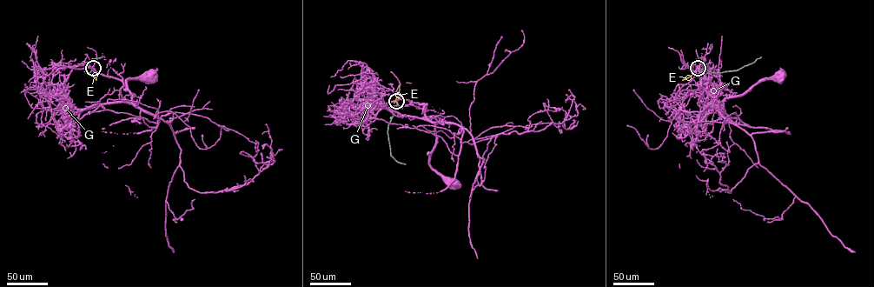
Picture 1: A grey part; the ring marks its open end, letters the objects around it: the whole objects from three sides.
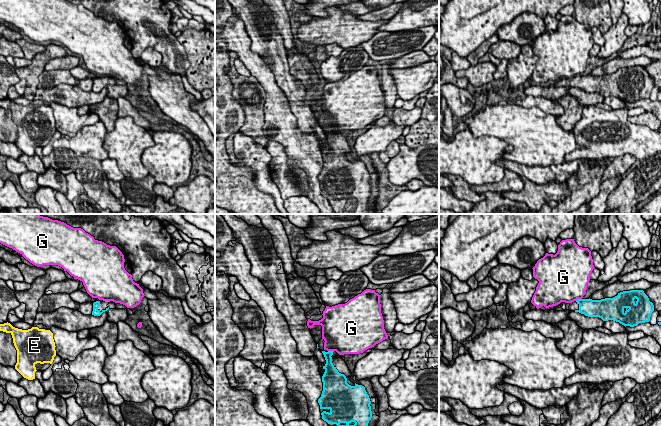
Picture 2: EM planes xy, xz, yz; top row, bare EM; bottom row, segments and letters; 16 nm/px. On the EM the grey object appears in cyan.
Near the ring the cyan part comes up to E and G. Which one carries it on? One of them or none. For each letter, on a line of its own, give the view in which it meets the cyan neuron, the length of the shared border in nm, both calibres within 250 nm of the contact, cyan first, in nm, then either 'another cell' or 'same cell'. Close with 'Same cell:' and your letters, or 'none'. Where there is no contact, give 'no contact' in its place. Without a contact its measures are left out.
E: no contact; another cell
G: contact in yz; length 120 nm; calibres 280 and 480 nm; another cell
Same cell: none

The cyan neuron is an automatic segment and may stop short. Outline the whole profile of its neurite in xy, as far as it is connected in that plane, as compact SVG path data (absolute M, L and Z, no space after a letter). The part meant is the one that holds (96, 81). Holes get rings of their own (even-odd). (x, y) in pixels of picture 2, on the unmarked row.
M96 77L93 79L93 87L92 91L94 92L100 92L103 88L107 87L109 85L108 80L110 77Z

